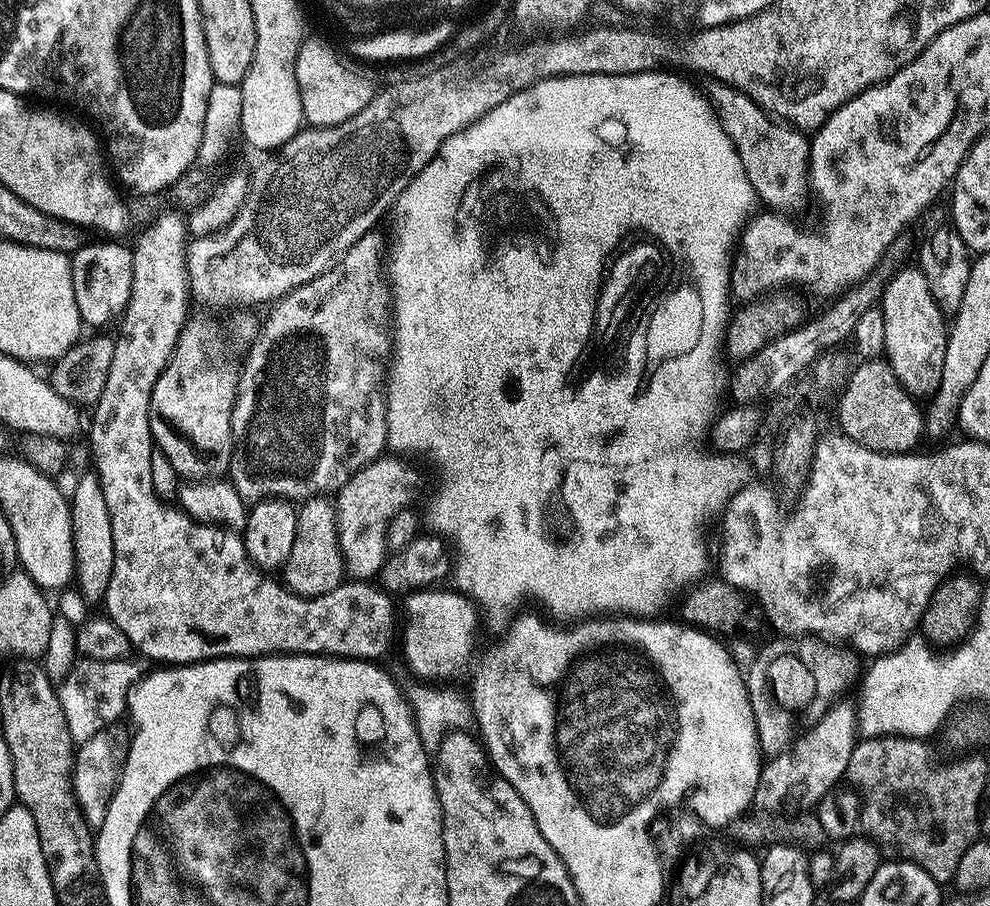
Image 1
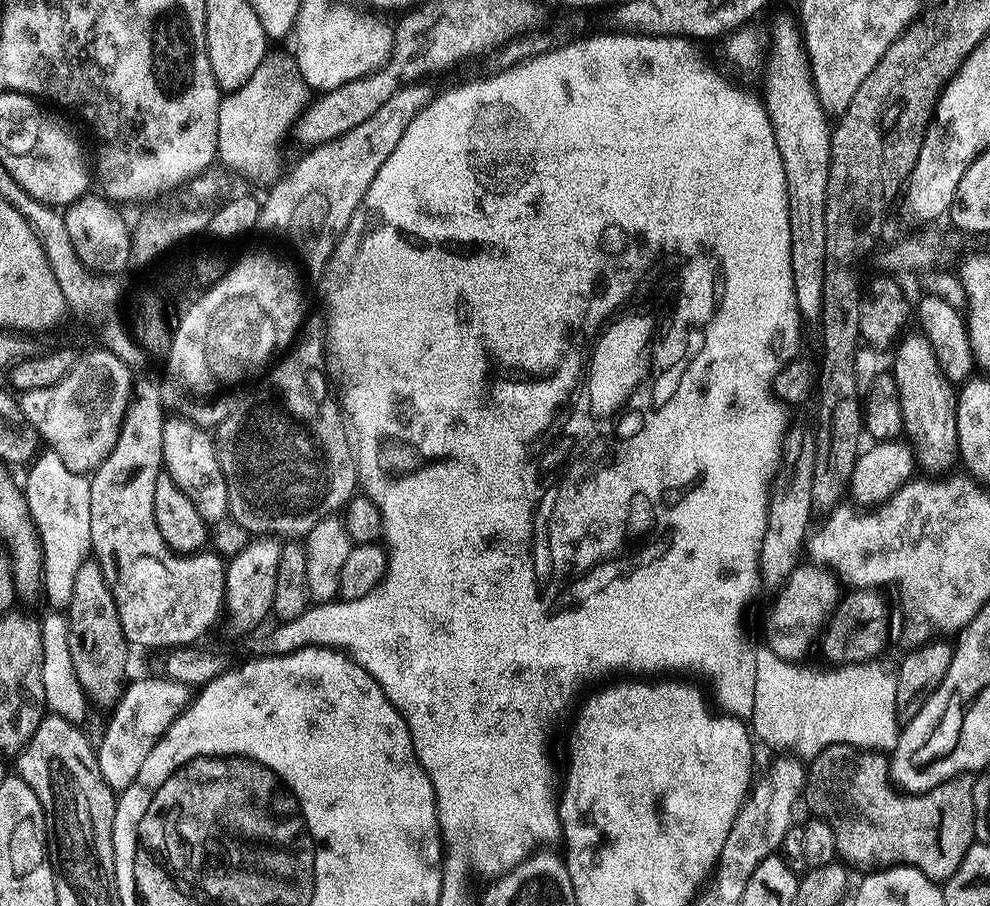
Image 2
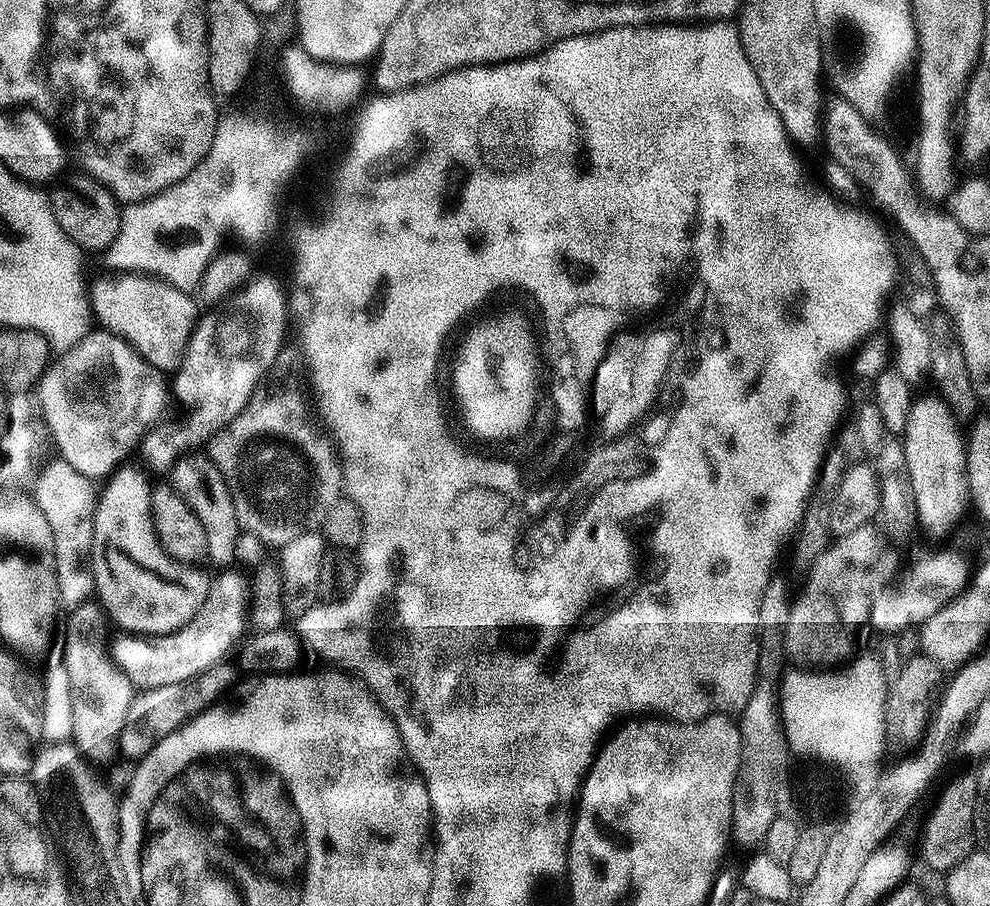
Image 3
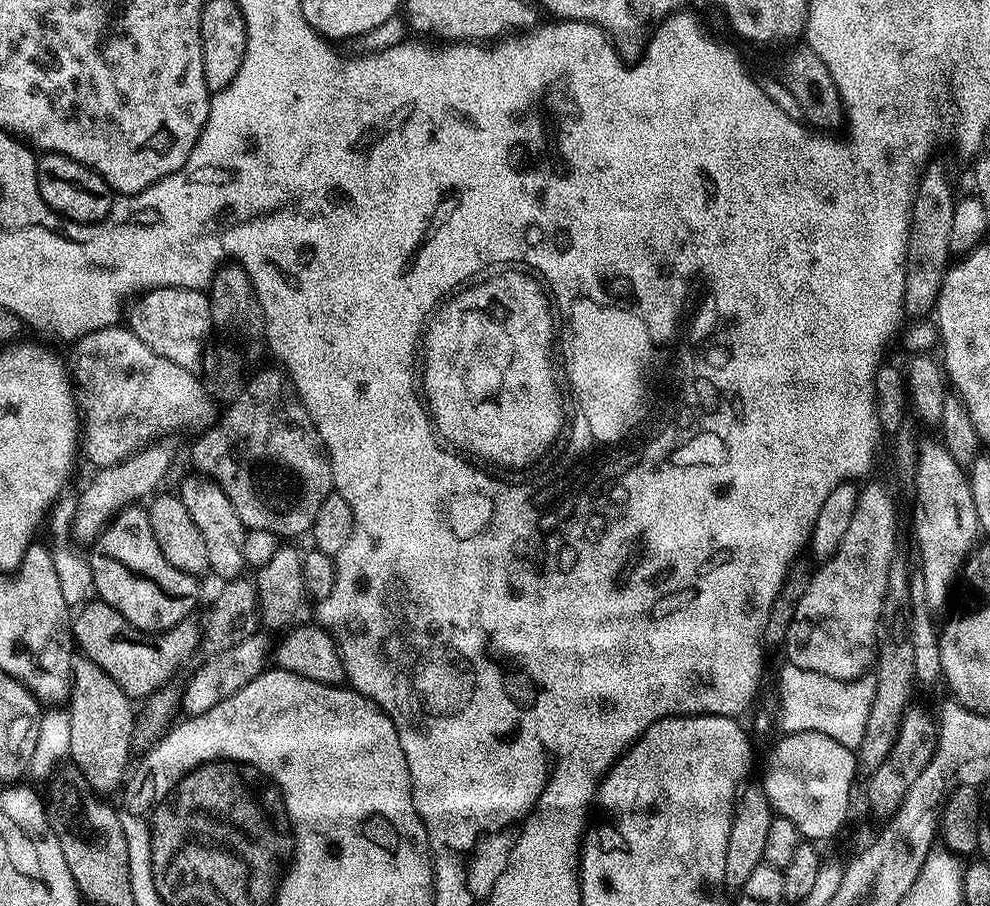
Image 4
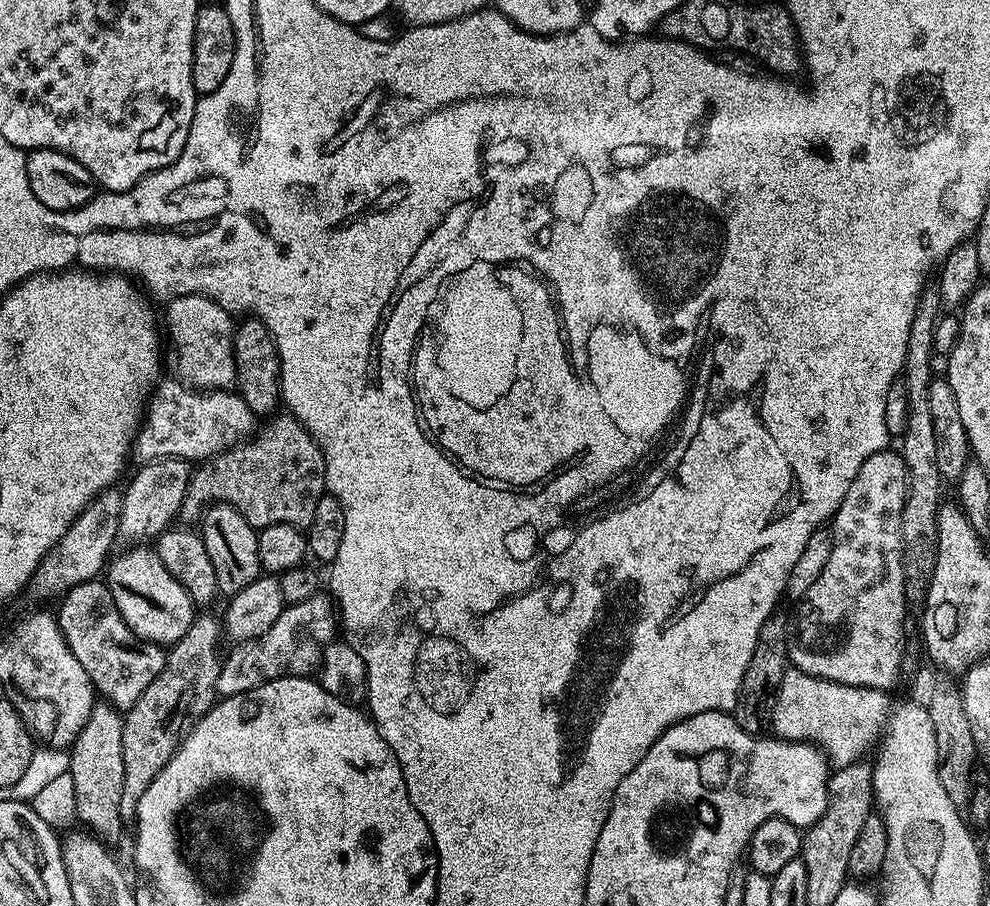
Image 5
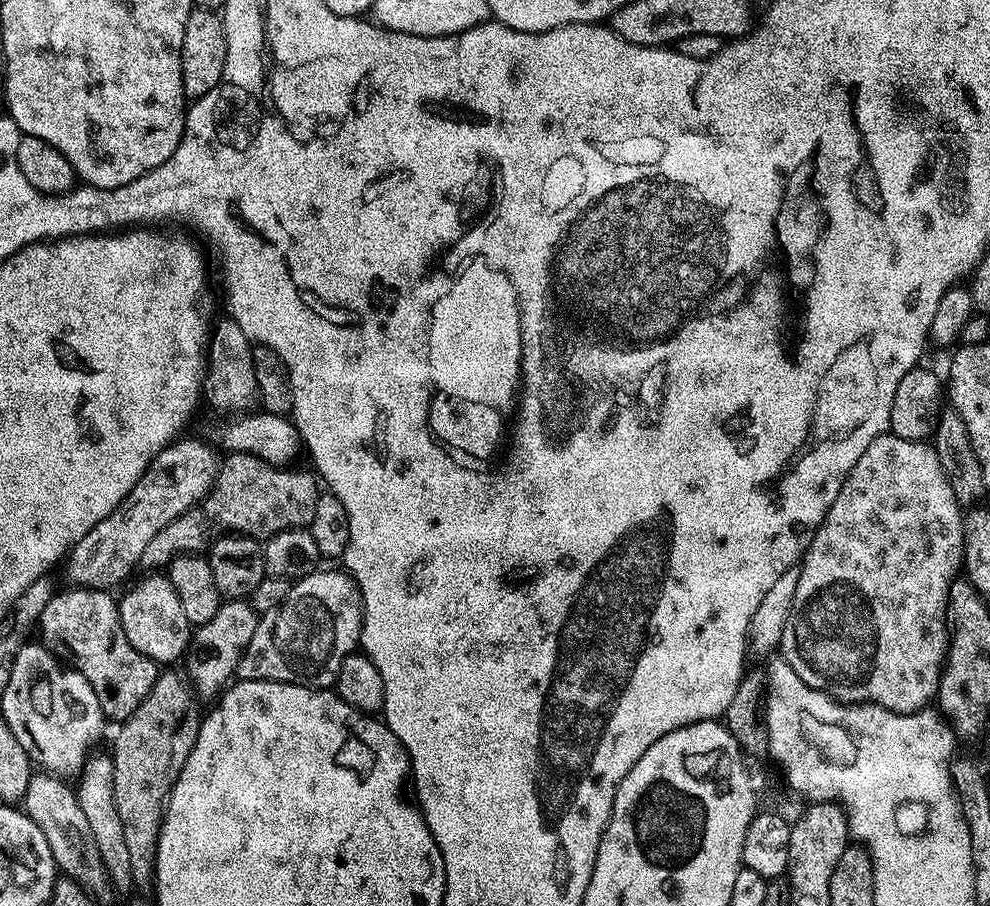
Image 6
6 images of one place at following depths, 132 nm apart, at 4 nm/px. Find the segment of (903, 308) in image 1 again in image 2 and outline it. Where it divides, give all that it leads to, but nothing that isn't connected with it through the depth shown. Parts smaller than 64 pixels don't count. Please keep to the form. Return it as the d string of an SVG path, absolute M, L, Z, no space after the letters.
M923 334L908 336L894 349L892 377L898 386L898 398L902 406L903 435L914 447L918 464L928 474L944 474L952 463L957 463L960 447L956 429L957 389L942 374L938 358Z

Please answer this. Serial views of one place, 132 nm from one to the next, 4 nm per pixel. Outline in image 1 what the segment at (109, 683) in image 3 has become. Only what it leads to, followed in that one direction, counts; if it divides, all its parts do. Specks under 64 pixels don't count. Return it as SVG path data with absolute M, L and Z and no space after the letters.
M88 470L76 480L76 489L70 492L70 522L72 541L76 555L75 587L80 587L80 596L88 604L99 605L110 586L110 574L114 574L114 530L110 526L110 510L102 494L100 479L95 471Z

